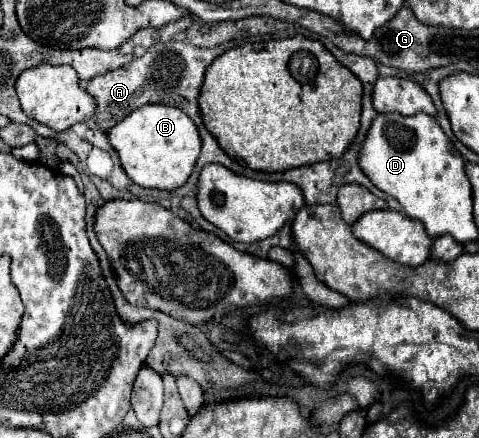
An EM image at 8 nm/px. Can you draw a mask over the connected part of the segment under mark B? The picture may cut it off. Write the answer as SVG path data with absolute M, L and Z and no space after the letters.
M150 104L136 108L130 116L108 130L108 140L118 150L120 164L128 178L144 188L172 192L184 186L200 156L200 134L196 132L196 124L192 124L186 112L176 106Z

